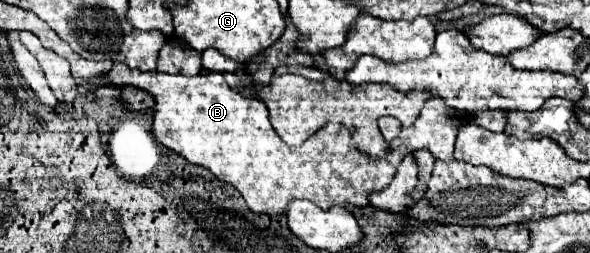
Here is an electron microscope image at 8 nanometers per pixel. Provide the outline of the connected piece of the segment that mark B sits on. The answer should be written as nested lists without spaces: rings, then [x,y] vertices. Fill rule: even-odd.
[[[120,62],[108,72],[108,80],[122,88],[126,84],[150,92],[156,100],[152,132],[156,140],[186,158],[192,164],[208,168],[216,178],[232,184],[244,196],[248,208],[258,214],[282,214],[294,198],[306,198],[328,210],[334,204],[366,206],[368,192],[388,186],[406,154],[430,150],[434,158],[444,162],[454,160],[454,138],[464,126],[460,110],[444,106],[440,96],[432,96],[412,126],[410,138],[390,150],[386,156],[372,160],[352,144],[352,134],[346,126],[328,122],[314,132],[304,144],[288,146],[274,132],[266,106],[258,98],[242,96],[232,90],[218,72],[196,76],[170,76],[160,72],[132,70]]]

